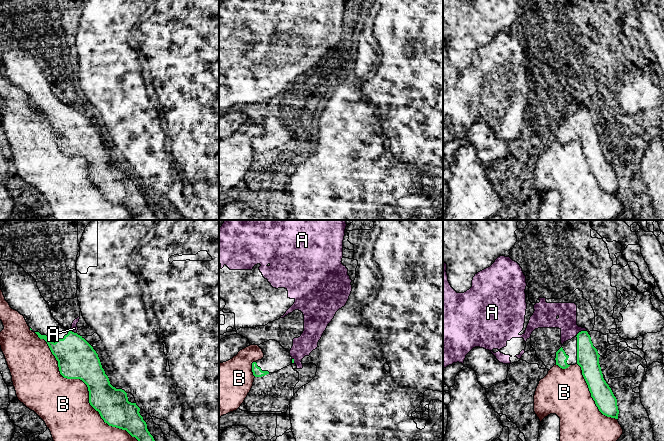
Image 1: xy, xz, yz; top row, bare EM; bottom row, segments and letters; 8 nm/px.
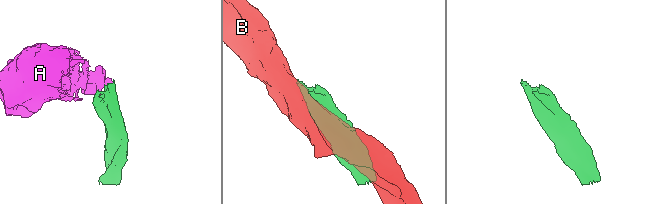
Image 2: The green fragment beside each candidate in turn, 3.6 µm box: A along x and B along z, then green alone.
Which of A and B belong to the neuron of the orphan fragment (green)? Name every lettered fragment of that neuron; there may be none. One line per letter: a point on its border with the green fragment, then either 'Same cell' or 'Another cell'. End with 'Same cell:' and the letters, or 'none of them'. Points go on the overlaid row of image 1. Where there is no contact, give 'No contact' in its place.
A: Touches green at yz (581, 331). Another cell
B: Touches green at xy (87, 386). Another cell
Same cell: none of them

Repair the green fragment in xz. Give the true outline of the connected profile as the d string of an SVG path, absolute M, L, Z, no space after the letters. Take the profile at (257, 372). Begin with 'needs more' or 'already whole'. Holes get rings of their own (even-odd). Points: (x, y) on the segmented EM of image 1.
needs more | M269 340L258 346L262 349L264 357L252 363L252 372L255 377L277 372L294 363L290 353L275 340Z

